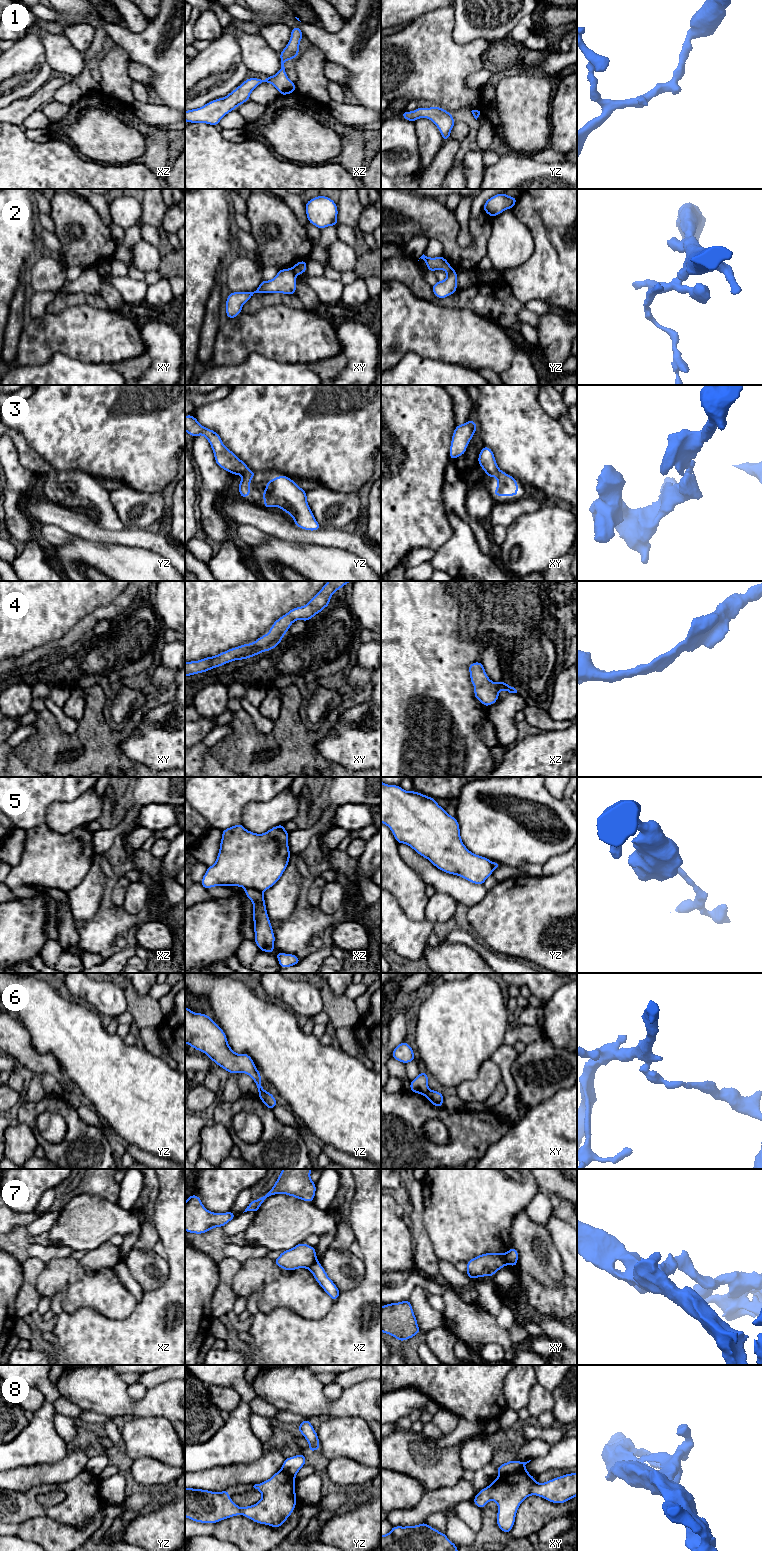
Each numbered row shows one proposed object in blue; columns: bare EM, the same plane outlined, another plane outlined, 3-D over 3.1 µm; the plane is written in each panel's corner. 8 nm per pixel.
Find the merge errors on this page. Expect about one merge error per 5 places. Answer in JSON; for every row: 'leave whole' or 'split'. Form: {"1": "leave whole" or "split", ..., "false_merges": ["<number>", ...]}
{"1": "leave whole", "2": "split", "3": "leave whole", "4": "leave whole", "5": "split", "6": "split", "7": "split", "8": "split", "false_merges": ["2", "5", "6", "7", "8"]}

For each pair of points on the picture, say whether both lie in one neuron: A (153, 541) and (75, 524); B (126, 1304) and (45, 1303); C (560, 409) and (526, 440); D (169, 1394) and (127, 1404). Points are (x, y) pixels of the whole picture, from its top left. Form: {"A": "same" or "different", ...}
{"A": "same", "B": "different", "C": "different", "D": "same"}

